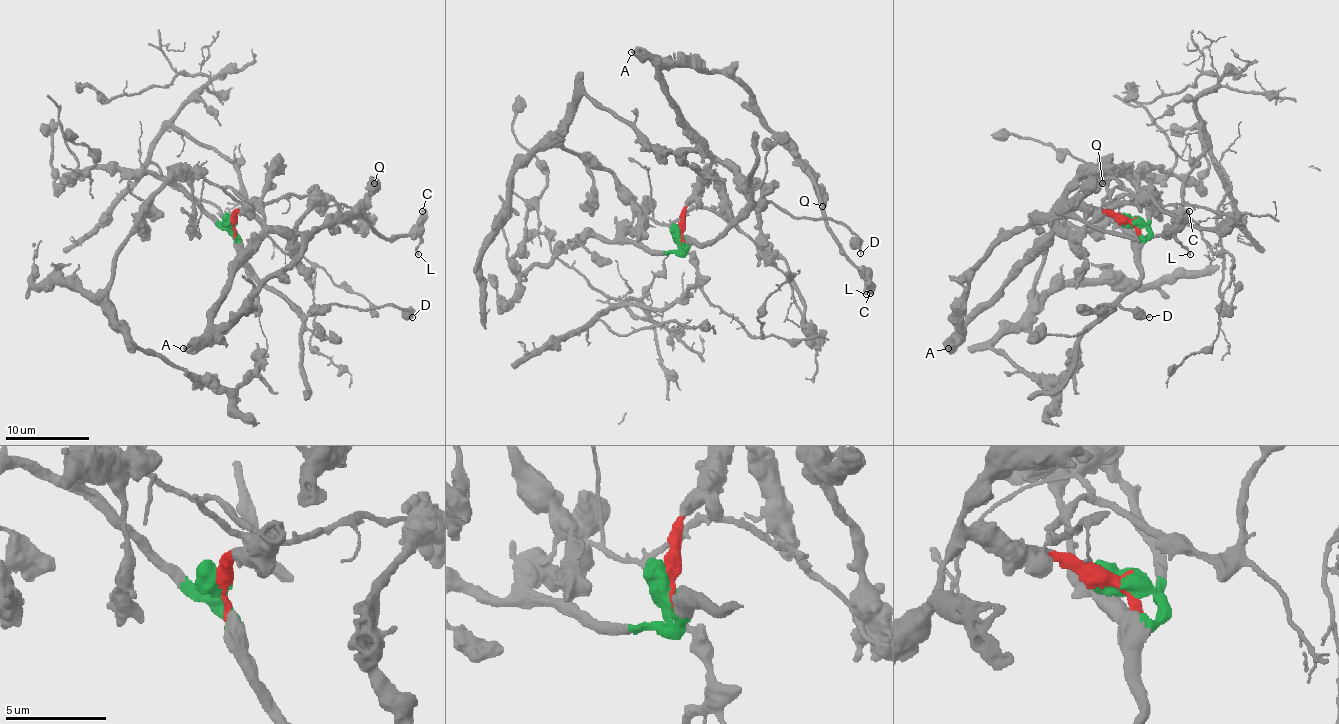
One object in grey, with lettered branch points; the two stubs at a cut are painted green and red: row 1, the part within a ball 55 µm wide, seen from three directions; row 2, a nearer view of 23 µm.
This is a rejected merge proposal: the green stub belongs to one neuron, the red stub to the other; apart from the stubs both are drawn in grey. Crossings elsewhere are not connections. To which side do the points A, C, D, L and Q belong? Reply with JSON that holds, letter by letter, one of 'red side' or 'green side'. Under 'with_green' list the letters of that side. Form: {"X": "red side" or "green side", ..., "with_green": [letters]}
{"A": "red side", "C": "red side", "D": "green side", "L": "red side", "Q": "red side", "with_green": ["D"]}

